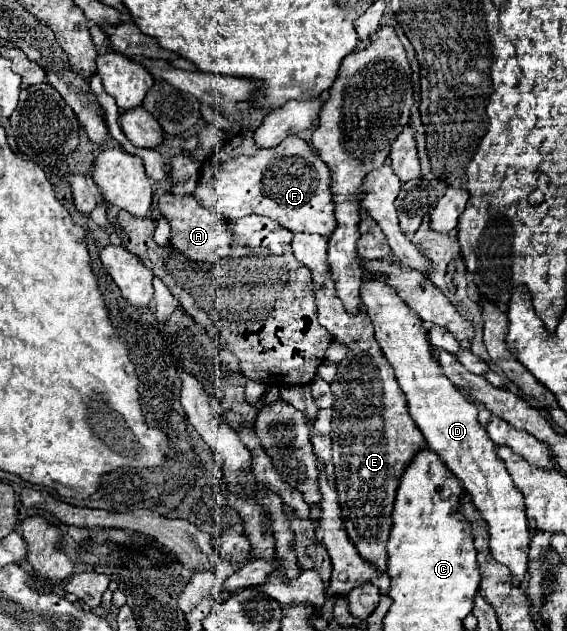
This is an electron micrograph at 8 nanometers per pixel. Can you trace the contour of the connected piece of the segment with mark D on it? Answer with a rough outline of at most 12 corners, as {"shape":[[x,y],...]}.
{"shape":[[366,280],[360,298],[410,416],[490,526],[514,586],[524,498],[422,320]]}

